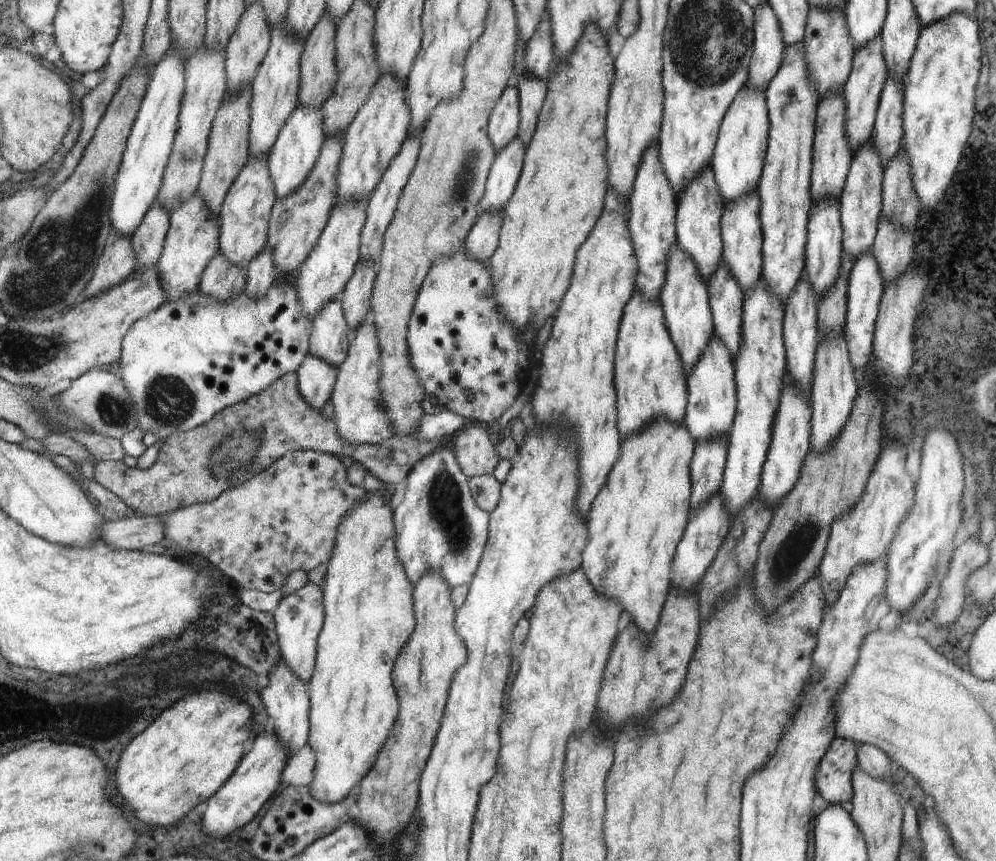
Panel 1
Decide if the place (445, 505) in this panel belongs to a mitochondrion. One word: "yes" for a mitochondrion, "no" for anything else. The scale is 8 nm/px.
yes

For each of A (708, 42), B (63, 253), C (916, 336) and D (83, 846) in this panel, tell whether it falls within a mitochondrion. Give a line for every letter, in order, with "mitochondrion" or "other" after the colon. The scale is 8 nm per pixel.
A: mitochondrion
B: mitochondrion
C: other
D: mitochondrion

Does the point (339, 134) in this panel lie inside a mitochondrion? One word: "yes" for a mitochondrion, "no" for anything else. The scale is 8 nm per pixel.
no

